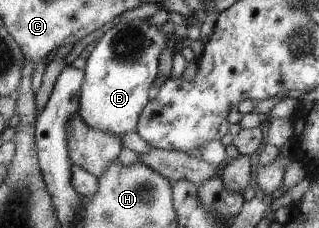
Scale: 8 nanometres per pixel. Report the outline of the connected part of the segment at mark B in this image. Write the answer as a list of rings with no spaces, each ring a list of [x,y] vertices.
[[[147,19],[120,22],[87,50],[78,114],[90,128],[117,135],[137,131],[142,111],[153,96],[157,61],[165,48],[160,29],[161,25],[150,25]]]

